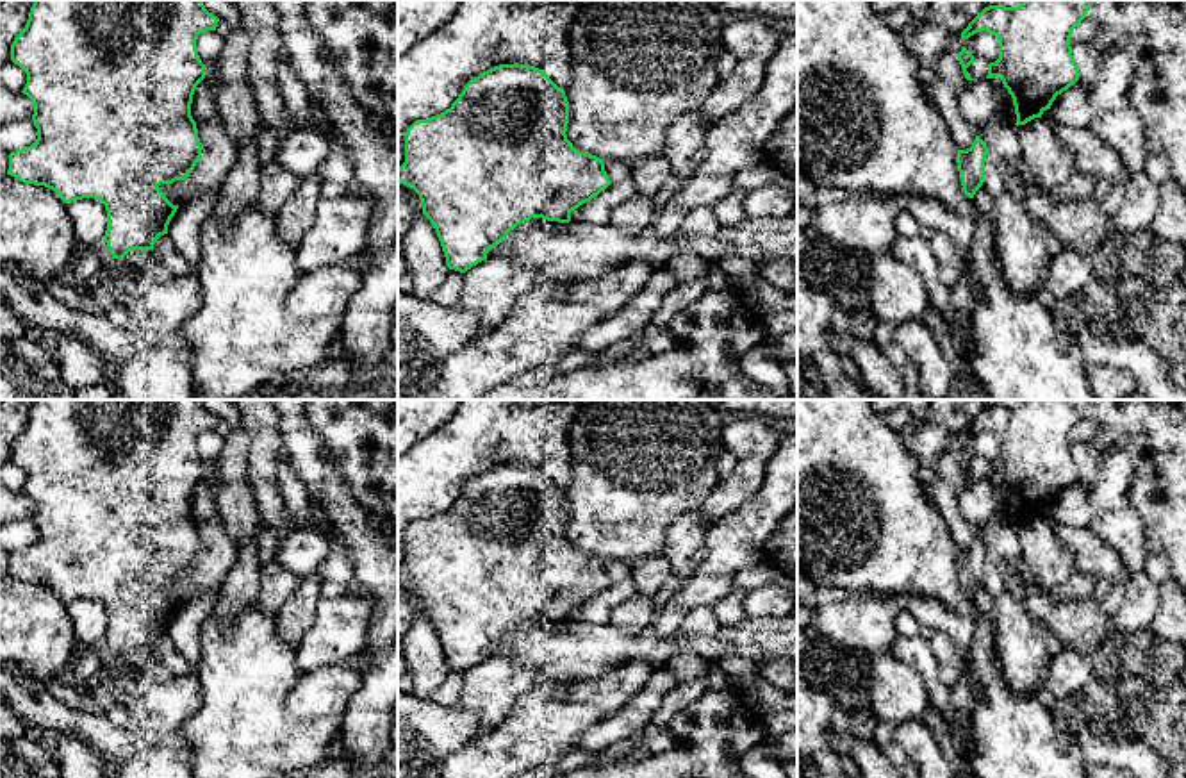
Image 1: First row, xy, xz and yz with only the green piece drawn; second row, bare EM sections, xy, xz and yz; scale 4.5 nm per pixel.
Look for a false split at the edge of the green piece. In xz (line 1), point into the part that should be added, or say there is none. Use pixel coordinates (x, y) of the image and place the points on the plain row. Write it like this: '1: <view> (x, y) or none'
1: none

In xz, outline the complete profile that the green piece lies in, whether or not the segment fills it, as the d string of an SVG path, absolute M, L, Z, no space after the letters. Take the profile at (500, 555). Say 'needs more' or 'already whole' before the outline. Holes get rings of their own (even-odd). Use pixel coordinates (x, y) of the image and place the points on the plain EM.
already whole; M499 464L471 478L444 512L414 521L405 534L405 562L398 582L419 594L449 669L465 673L487 658L490 648L531 617L569 623L571 612L605 591L612 580L605 560L580 551L567 539L569 501L548 473L528 464Z

